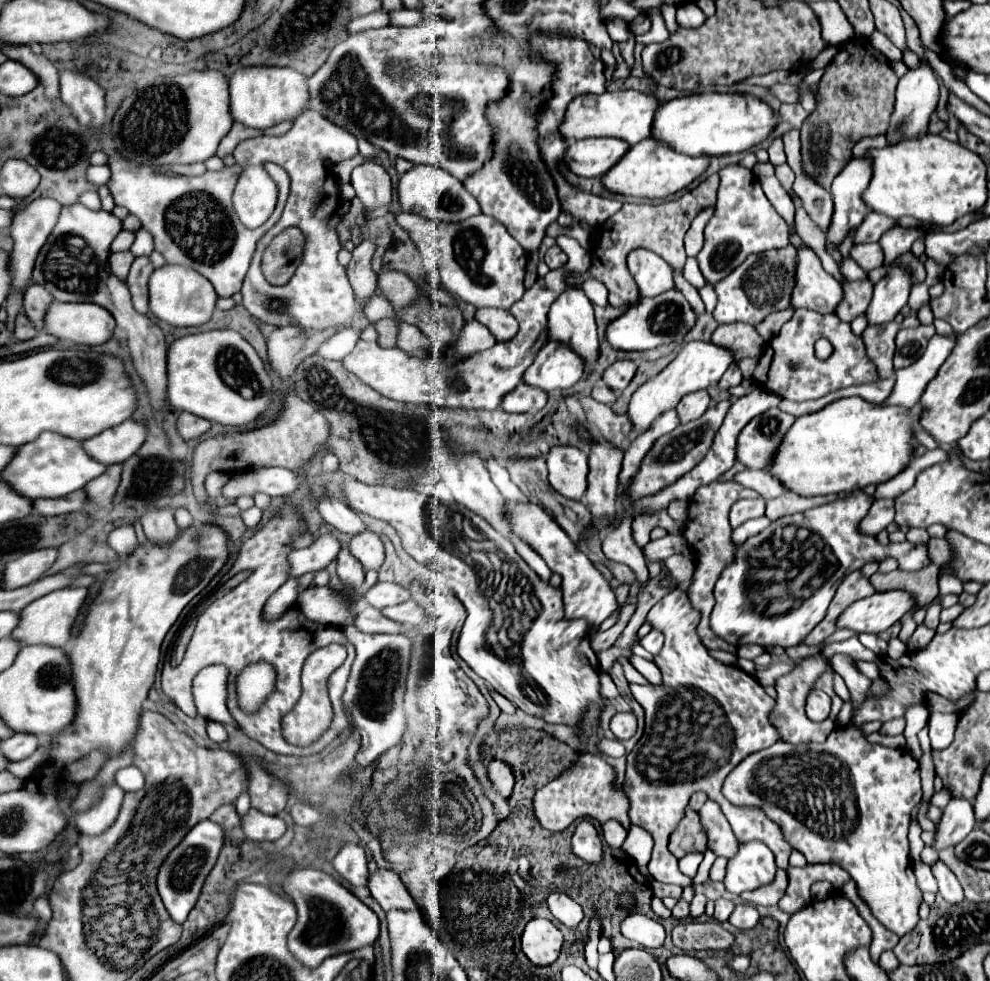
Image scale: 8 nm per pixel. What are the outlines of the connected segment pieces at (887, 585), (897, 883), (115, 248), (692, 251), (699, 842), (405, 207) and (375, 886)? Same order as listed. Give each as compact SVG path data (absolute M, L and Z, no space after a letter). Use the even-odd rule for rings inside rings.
M925 566L917 572L903 572L895 570L891 574L881 574L875 572L871 576L871 584L877 592L887 592L887 590L907 590L911 592L919 606L931 604L939 596L939 584L937 584L937 566Z
M855 724L837 726L821 744L785 744L775 742L761 752L749 754L725 780L723 794L733 806L761 808L769 820L777 822L785 842L803 852L809 864L833 862L845 868L857 882L861 898L885 928L905 936L919 922L921 890L915 884L909 858L907 828L913 808L921 802L921 778L917 760L901 748L883 748L871 744Z
M121 230L121 232L117 234L117 238L113 240L113 244L111 244L111 252L119 252L119 250L129 250L129 248L131 248L131 244L133 244L133 240L135 240L135 234L133 234L133 232Z
M705 208L697 216L697 220L691 222L691 228L685 234L685 252L687 252L687 256L697 256L697 252L701 250L701 246L703 246L703 228L705 228L707 220L711 218L711 214L713 214L713 208Z
M687 806L681 824L671 834L669 850L675 858L683 858L689 852L705 854L705 844L707 844L707 836L699 824L699 814Z
M423 164L413 166L407 174L403 174L399 178L397 200L399 200L399 206L403 212L419 214L433 222L461 222L461 220L467 220L469 216L481 214L479 202L475 200L475 196L471 196L465 190L465 186L457 178L453 178L445 170L439 170L433 166L423 166Z
M377 868L375 872L371 872L367 888L385 912L393 910L393 908L405 908L405 910L417 908L413 898L409 896L407 888L403 886L401 878L393 870Z

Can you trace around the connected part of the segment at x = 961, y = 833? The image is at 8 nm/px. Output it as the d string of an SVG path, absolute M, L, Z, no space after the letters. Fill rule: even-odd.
M951 798L951 802L945 806L941 826L935 834L935 848L943 850L951 844L959 844L973 828L973 804L965 798Z

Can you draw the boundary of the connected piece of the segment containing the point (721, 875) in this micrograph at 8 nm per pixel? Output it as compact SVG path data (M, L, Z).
M717 857L711 866L711 880L719 880L723 882L726 874L727 858Z

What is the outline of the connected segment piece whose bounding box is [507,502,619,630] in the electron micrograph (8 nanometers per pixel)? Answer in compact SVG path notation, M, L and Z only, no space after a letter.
M507 502L507 516L511 518L513 532L525 540L547 562L547 566L563 578L561 590L565 600L565 618L587 618L591 630L599 630L601 622L611 616L619 606L609 582L591 564L591 560L573 544L573 540L559 528L559 524L537 504Z

